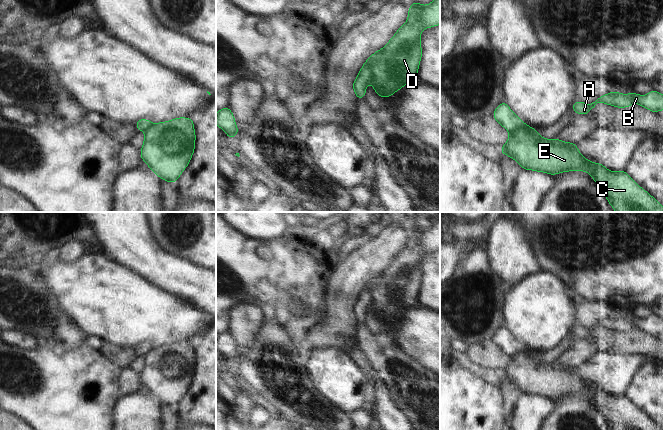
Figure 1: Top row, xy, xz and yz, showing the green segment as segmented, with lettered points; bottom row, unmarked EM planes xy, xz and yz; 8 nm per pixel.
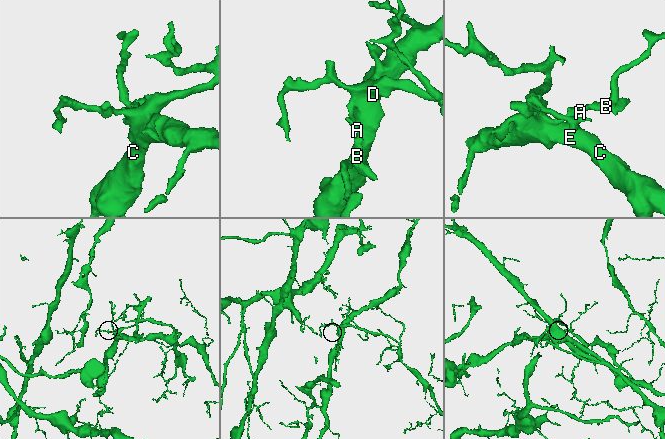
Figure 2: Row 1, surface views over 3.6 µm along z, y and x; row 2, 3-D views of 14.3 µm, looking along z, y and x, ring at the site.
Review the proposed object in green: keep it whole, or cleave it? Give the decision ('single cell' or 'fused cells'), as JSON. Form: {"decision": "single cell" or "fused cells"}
{"decision": "fused cells"}

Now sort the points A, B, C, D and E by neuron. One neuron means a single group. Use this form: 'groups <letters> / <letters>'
groups A B / C D E

